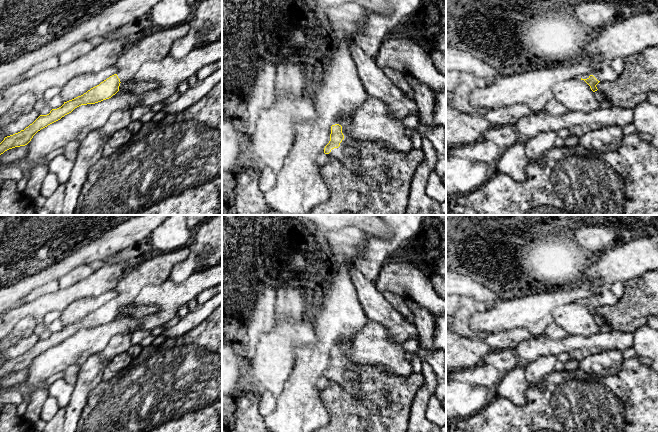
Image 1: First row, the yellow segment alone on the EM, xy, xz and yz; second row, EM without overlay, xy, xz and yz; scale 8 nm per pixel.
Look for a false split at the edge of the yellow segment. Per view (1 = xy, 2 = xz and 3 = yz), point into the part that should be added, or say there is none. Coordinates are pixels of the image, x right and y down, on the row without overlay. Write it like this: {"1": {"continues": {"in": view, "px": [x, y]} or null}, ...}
{"1": {"continues": {"in": "xy", "px": [155, 269]}}, "2": {"continues": {"in": "xz", "px": [339, 377]}}, "3": {"continues": {"in": "yz", "px": [602, 296]}}}

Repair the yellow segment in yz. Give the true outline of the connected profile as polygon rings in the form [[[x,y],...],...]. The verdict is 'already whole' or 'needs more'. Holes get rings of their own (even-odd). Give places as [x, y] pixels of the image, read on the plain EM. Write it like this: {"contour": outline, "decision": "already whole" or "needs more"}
{"contour": [[[594,284],[586,285],[592,292],[591,297],[580,299],[580,303],[584,304],[593,316],[597,315],[596,309],[599,306],[615,305],[619,299],[613,294],[609,287],[598,287]]], "decision": "needs more"}

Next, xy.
{"contour": [[[188,244],[176,250],[162,253],[157,252],[145,258],[137,266],[126,271],[125,275],[122,277],[122,279],[119,281],[115,288],[115,290],[117,291],[117,296],[114,299],[104,304],[99,309],[91,312],[83,319],[78,320],[67,326],[64,326],[64,328],[57,333],[52,333],[49,338],[40,339],[32,348],[30,348],[24,354],[21,354],[18,357],[5,361],[4,364],[0,367],[0,379],[9,373],[27,369],[38,355],[60,344],[65,339],[71,337],[75,332],[81,329],[95,328],[111,322],[119,315],[120,308],[122,306],[131,304],[134,301],[134,299],[138,296],[138,294],[146,286],[158,285],[168,280],[173,267],[178,263],[184,261],[189,254],[190,247]]], "decision": "needs more"}

